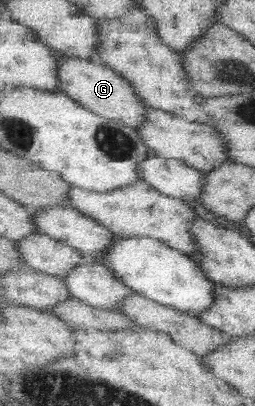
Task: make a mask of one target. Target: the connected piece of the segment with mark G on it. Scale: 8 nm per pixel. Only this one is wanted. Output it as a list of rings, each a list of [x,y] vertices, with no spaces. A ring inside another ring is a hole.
[[[61,55],[59,79],[62,92],[83,104],[84,108],[88,108],[100,116],[121,121],[122,124],[135,129],[144,124],[146,104],[134,91],[133,84],[103,62],[78,56]]]

